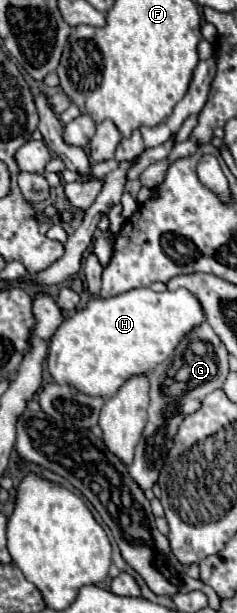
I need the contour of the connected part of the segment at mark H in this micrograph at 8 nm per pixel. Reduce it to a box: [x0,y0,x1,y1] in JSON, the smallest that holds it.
[48,289,204,399]

